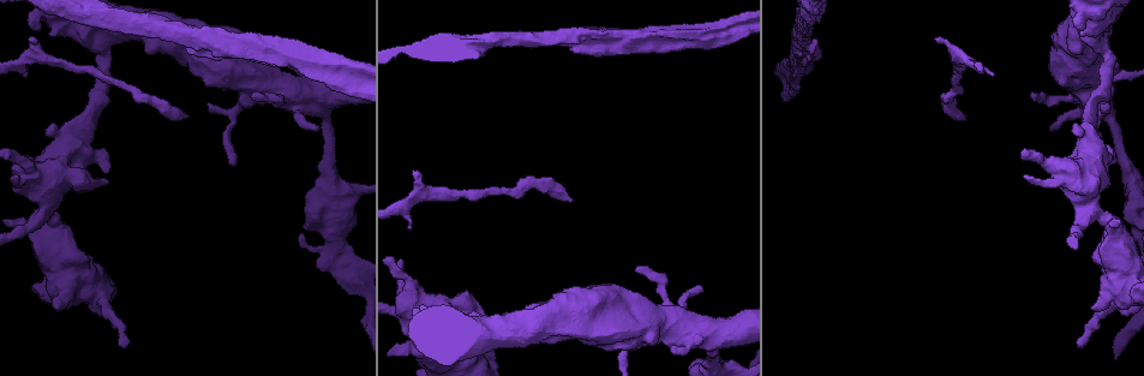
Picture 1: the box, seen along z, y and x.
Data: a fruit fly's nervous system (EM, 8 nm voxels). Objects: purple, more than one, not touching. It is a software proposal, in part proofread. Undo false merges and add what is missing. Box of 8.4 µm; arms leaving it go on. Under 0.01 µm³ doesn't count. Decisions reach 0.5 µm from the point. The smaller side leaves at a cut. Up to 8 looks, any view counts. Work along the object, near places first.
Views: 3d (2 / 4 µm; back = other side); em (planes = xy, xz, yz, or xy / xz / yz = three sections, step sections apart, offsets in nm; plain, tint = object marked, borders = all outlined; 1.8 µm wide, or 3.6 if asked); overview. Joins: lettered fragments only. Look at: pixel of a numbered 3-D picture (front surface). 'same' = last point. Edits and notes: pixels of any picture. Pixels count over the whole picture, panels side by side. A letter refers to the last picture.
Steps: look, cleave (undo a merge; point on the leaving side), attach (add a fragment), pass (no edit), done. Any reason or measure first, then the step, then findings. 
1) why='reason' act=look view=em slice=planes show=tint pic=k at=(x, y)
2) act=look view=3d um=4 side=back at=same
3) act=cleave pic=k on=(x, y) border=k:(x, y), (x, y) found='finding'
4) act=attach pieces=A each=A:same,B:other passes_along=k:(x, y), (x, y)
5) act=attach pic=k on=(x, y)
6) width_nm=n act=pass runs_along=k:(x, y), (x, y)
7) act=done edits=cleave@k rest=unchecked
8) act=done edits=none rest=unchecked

why='branch stops here' act=look view=3d um=2 pic=1 at=(107, 169)

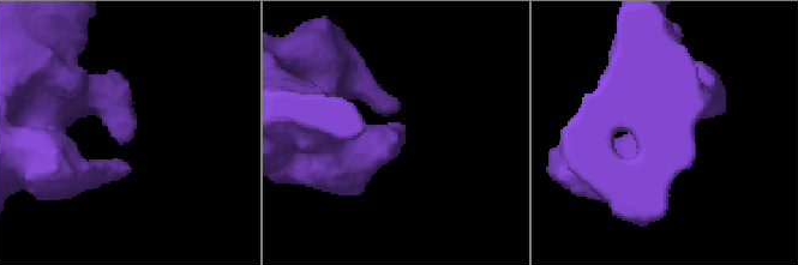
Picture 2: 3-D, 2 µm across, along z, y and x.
act=look view=em slice=xz step=16 show=borders pic=2 at=(133, 130)

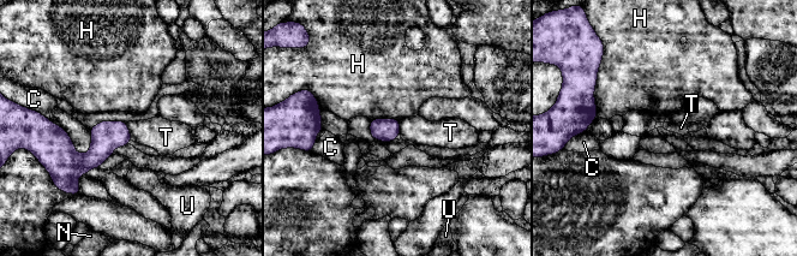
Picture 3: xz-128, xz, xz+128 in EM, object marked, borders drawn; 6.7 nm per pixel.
act=pass each=C:other,H:other,N:other,T:other,U:other found='none of them fits'

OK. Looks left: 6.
why='an open end' act=look view=3d um=4 pic=1 at=(569, 198)

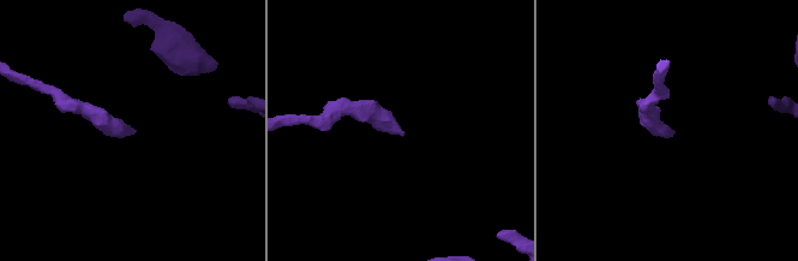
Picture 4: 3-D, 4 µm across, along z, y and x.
act=look view=em slice=xy step=4 show=borders pic=4 at=(400, 134)

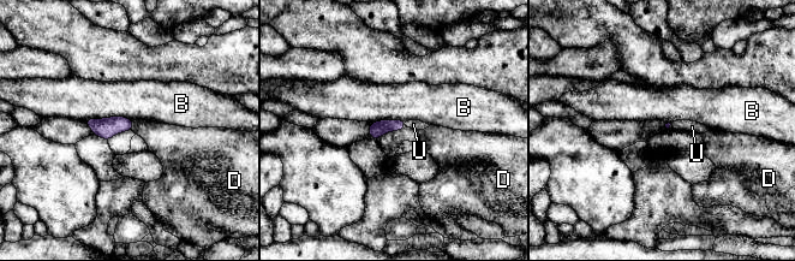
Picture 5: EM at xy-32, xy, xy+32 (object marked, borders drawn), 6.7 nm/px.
act=attach pieces=U each=B:other,D:other,U:same passes_along=5:(377, 129), (405, 124), (413, 124) found='the neuron continues'

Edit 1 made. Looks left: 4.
act=look view=overview

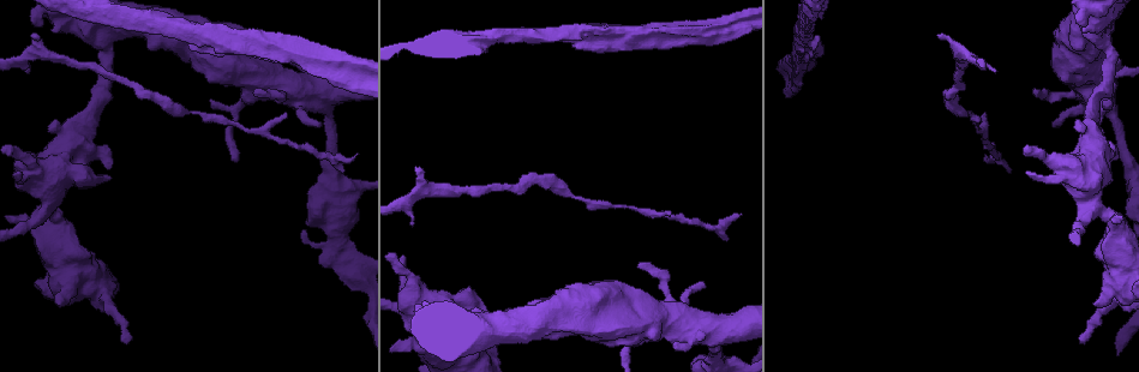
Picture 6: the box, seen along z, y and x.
why='branch stops here' act=look view=3d um=4 pic=6 at=(32, 37)

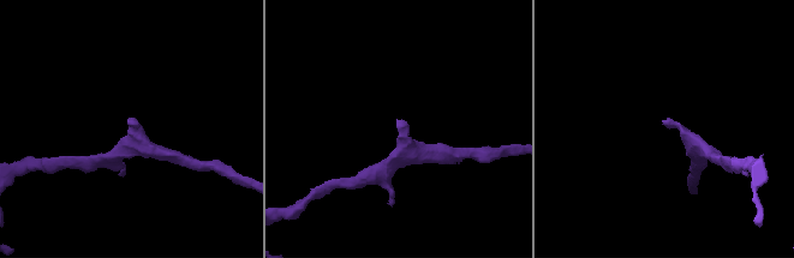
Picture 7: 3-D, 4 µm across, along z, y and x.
act=look view=em slice=xy step=8 show=borders pic=7 at=(398, 121)

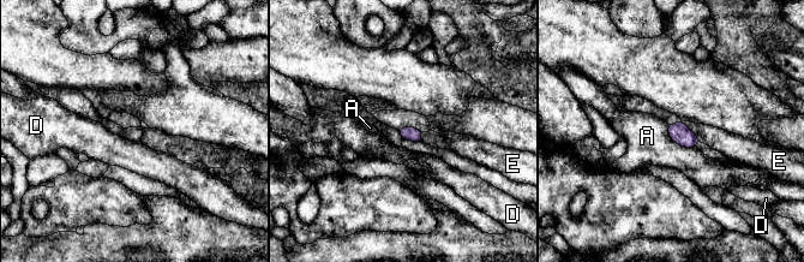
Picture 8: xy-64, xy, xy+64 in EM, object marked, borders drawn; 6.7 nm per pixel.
why='another direction' act=look view=em slice=planes show=borders at=same

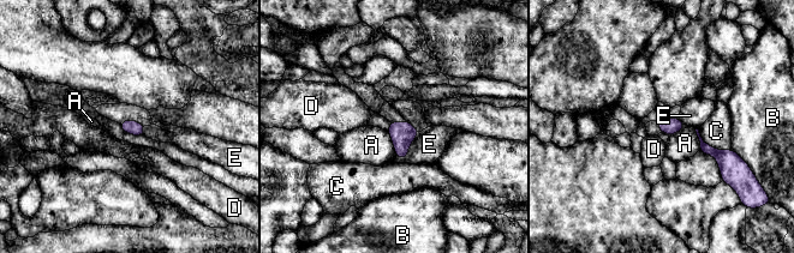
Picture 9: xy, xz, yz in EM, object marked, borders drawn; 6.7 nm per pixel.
act=pass each=A:other,B:other,C:other,D:other,E:other found='none of them fits'

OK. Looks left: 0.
act=done edits=attach@5 rest=unchecked

